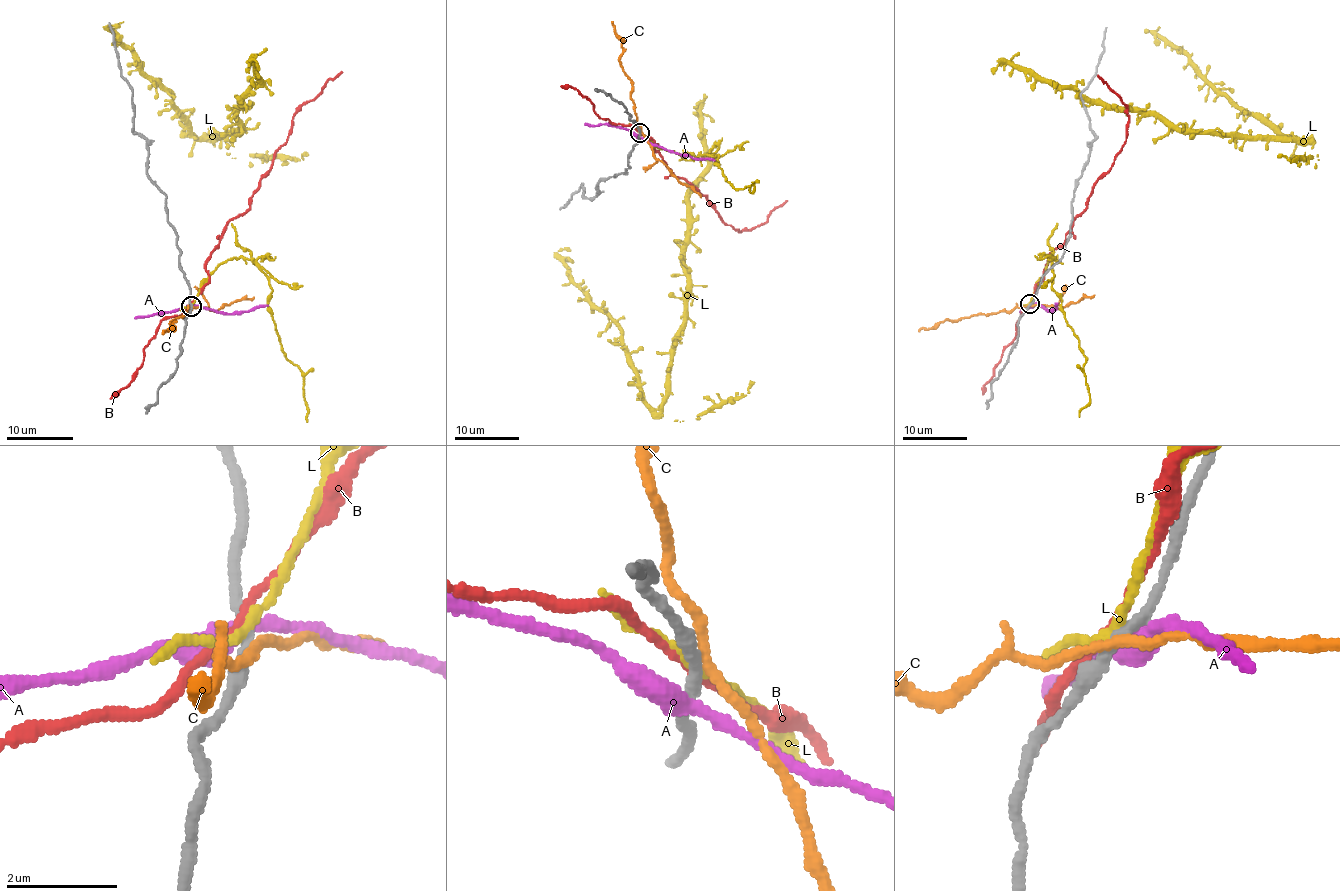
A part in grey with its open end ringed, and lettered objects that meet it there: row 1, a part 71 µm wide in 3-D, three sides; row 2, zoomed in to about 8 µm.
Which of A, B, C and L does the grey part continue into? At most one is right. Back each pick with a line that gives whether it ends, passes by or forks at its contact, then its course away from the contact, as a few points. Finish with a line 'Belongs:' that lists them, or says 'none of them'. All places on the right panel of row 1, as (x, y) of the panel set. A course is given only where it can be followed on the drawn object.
B: it passes by
Belongs: B

